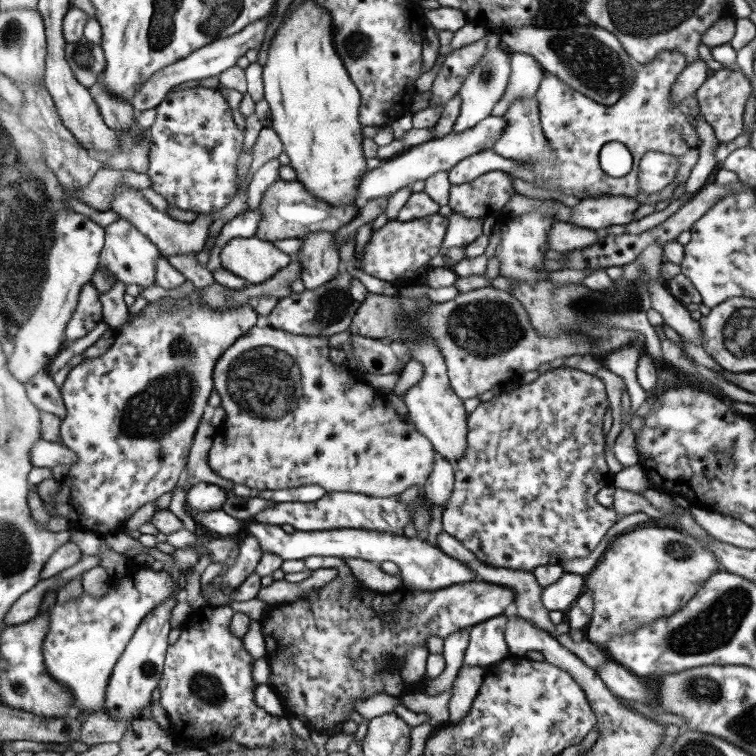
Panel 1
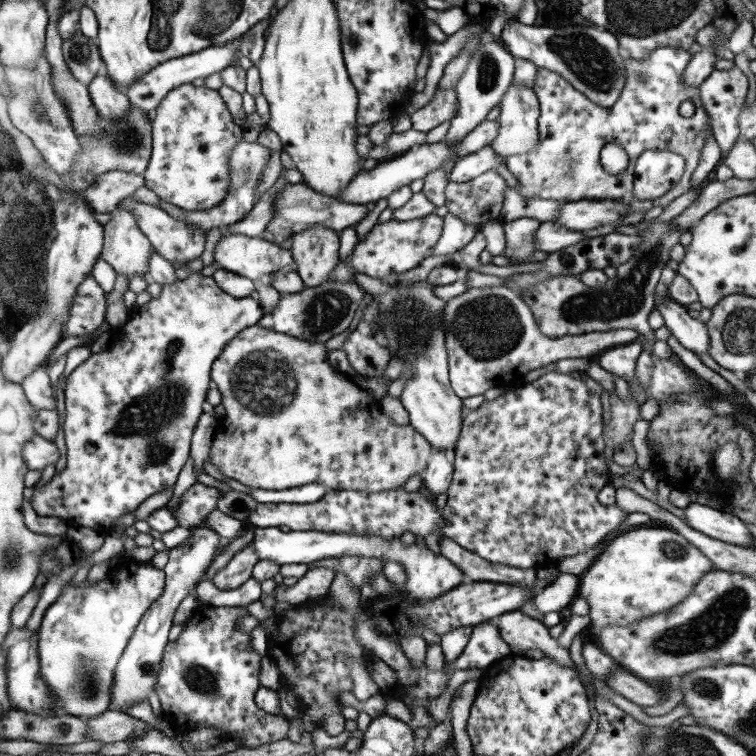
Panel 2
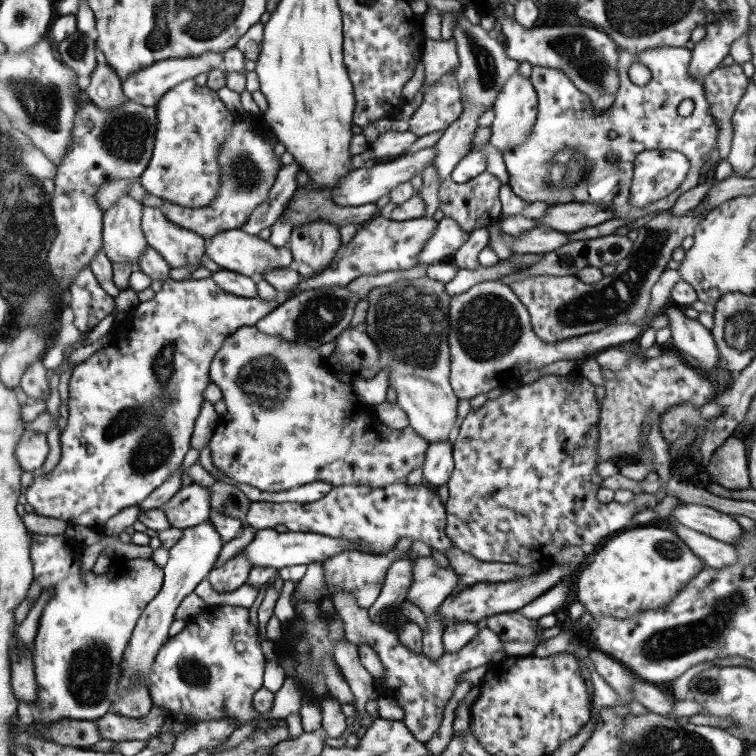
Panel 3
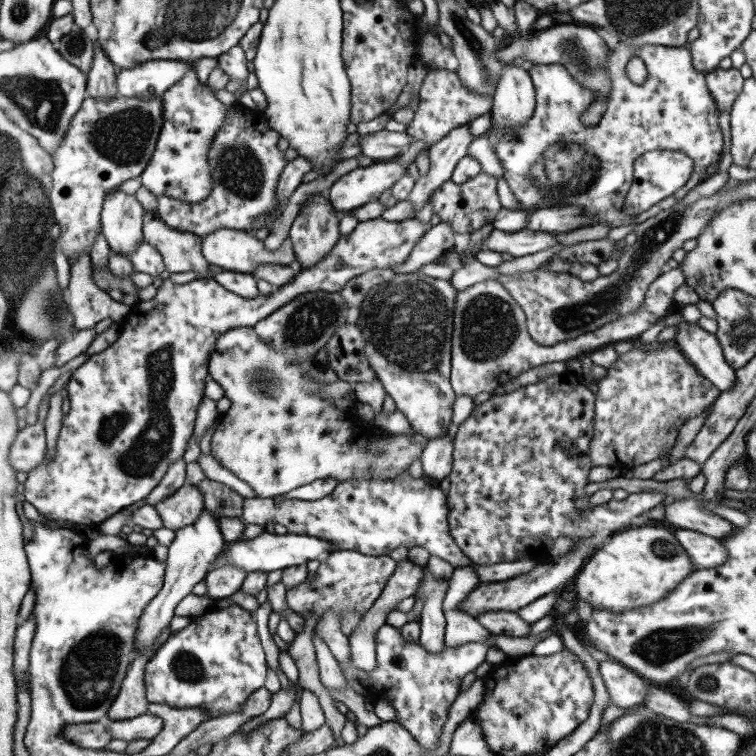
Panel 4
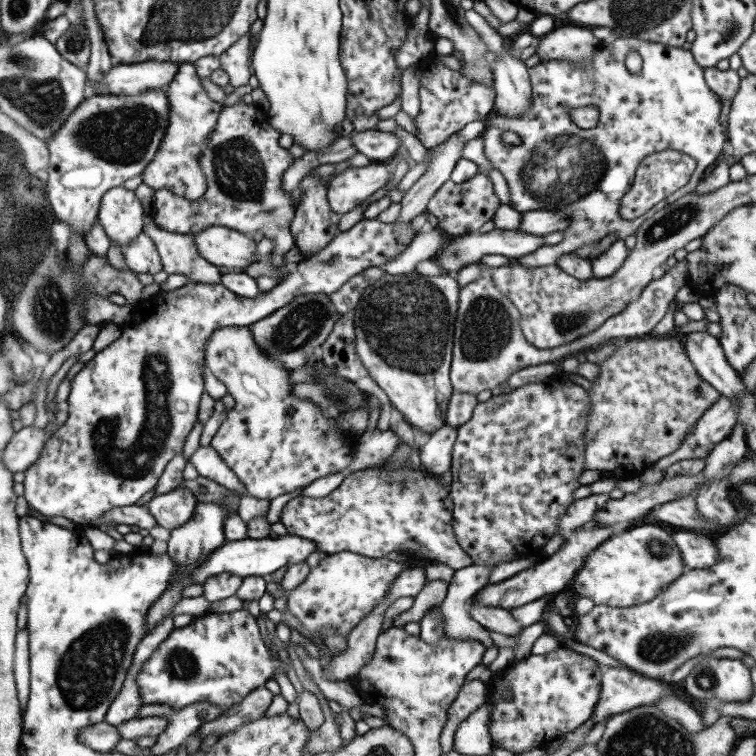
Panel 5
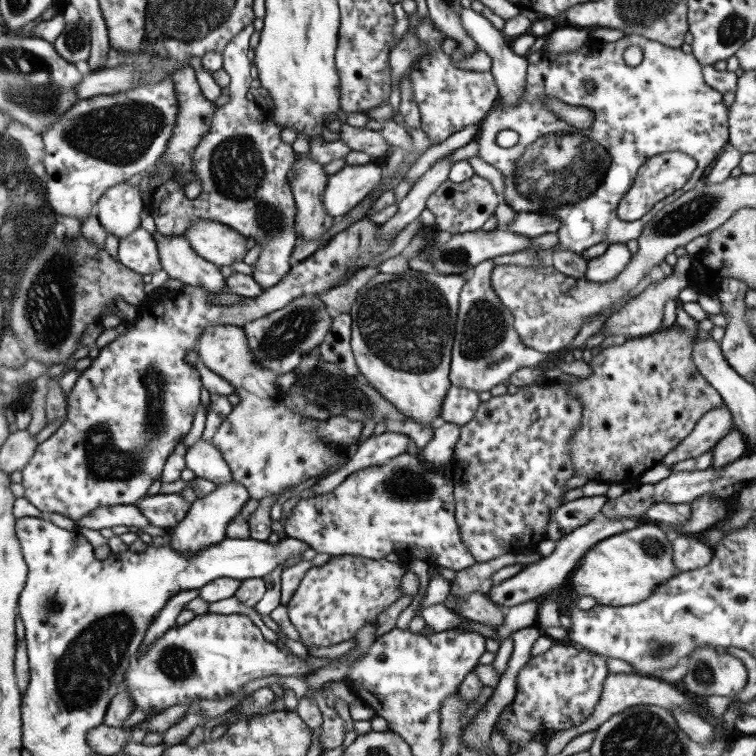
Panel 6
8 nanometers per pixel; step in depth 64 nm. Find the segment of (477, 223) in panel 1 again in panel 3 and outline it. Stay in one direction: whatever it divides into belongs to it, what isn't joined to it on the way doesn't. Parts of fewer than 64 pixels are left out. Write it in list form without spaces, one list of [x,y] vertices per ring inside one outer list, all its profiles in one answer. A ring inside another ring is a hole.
[[[444,216],[438,227],[434,231],[434,237],[430,237],[424,243],[422,251],[418,253],[418,263],[416,266],[422,264],[432,264],[450,259],[460,248],[460,245],[466,242],[470,236],[470,232],[462,230],[452,218]]]

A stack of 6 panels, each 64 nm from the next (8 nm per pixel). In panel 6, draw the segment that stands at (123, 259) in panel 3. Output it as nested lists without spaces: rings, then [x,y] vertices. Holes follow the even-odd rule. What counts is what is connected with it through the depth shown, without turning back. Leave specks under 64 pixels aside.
[[[128,181],[115,184],[102,193],[95,208],[97,218],[106,232],[126,238],[140,227],[140,214],[144,209],[140,188]]]

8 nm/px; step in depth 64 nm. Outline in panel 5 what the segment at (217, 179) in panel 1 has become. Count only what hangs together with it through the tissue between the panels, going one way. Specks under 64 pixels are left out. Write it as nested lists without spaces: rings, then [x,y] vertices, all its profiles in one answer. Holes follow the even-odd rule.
[[[192,63],[179,65],[178,73],[167,86],[166,95],[170,99],[168,128],[154,160],[146,166],[141,177],[144,183],[156,191],[170,189],[185,200],[196,201],[204,195],[208,186],[200,164],[202,143],[214,132],[218,115],[224,106],[208,96]]]

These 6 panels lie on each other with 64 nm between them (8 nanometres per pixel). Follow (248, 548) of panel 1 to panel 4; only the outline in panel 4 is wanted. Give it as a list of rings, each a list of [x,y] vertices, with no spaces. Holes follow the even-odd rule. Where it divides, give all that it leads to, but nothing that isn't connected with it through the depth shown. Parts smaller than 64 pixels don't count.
[[[234,566],[216,567],[210,570],[204,580],[208,588],[208,598],[213,603],[229,598],[241,590],[246,575],[242,568],[234,568]]]

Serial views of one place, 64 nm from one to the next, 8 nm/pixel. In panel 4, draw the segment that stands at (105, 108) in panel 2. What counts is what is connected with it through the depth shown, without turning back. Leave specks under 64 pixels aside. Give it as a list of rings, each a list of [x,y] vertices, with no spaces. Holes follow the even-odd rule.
[[[94,41],[92,65],[88,71],[86,90],[88,96],[96,99],[112,99],[116,97],[116,71],[117,68],[110,62],[102,45]]]

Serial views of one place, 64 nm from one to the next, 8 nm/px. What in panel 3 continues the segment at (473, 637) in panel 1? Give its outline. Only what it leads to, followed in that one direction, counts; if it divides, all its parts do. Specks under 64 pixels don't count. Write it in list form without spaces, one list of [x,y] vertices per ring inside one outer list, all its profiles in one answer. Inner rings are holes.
[[[338,592],[334,594],[332,601],[336,613],[343,620],[346,640],[357,646],[360,642],[366,642],[376,651],[384,668],[383,676],[375,681],[376,684],[379,688],[392,690],[393,700],[396,700],[404,710],[403,723],[416,739],[423,743],[428,742],[440,728],[444,708],[458,686],[459,677],[469,670],[491,664],[493,654],[504,651],[504,642],[494,630],[479,628],[478,636],[460,651],[445,652],[438,660],[430,659],[424,653],[413,652],[402,645],[398,639],[397,628],[388,621],[374,624],[370,620],[368,609],[360,608],[350,592]]]

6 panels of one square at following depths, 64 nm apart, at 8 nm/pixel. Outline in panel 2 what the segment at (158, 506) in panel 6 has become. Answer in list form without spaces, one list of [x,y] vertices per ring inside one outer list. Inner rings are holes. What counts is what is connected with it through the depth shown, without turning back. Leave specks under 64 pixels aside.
[[[196,482],[188,488],[180,498],[178,507],[172,509],[172,514],[180,527],[189,530],[190,527],[200,525],[204,518],[216,509],[220,490],[203,483]]]

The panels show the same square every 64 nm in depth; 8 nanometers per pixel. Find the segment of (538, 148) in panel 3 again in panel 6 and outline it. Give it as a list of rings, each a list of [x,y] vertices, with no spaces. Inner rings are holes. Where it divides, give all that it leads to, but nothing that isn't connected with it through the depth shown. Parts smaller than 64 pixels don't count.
[[[628,34],[628,36],[624,35],[620,37],[616,42],[604,42],[604,41],[593,41],[592,39],[589,42],[589,45],[586,45],[584,48],[580,48],[577,52],[570,52],[565,55],[555,55],[554,52],[545,52],[542,54],[542,58],[536,64],[529,64],[527,67],[527,75],[526,75],[526,83],[524,83],[524,93],[522,93],[522,99],[520,101],[516,101],[514,105],[508,105],[508,103],[504,103],[504,101],[500,101],[499,98],[496,100],[495,105],[492,107],[492,110],[484,117],[484,120],[479,123],[479,132],[476,136],[476,142],[478,142],[478,156],[482,158],[482,160],[486,161],[488,164],[491,164],[502,173],[504,178],[504,195],[503,202],[510,206],[510,208],[514,209],[515,212],[536,212],[540,214],[548,214],[550,216],[556,216],[560,220],[560,227],[558,227],[557,234],[559,240],[559,244],[550,249],[548,252],[544,253],[540,262],[543,264],[548,264],[550,260],[547,258],[550,253],[554,252],[554,249],[566,249],[572,252],[582,254],[584,250],[590,248],[590,246],[594,246],[594,244],[600,244],[600,242],[608,242],[608,244],[625,244],[628,240],[636,240],[638,236],[640,236],[640,232],[642,232],[642,228],[646,222],[650,222],[652,218],[656,215],[658,211],[662,209],[664,205],[674,202],[684,194],[684,192],[688,192],[688,190],[692,190],[696,183],[702,180],[702,176],[704,176],[704,172],[706,172],[706,168],[714,162],[718,158],[718,155],[722,151],[725,150],[726,144],[729,143],[729,124],[728,124],[728,106],[724,104],[724,100],[722,99],[722,93],[718,92],[718,90],[708,86],[705,83],[702,67],[698,63],[698,60],[693,56],[693,54],[684,54],[681,49],[674,49],[666,47],[664,44],[660,44],[655,42],[654,40],[648,40],[645,36],[640,36],[637,34]],[[630,46],[638,46],[642,48],[643,60],[639,66],[628,66],[625,64],[623,55],[624,52]],[[586,79],[590,79],[592,83],[594,83],[594,90],[592,92],[588,92],[588,88],[586,88]],[[545,97],[549,98],[558,98],[558,100],[562,100],[566,104],[570,104],[570,106],[585,106],[589,108],[592,112],[594,112],[594,121],[592,121],[592,125],[585,129],[578,129],[571,124],[568,124],[565,120],[558,118],[555,114],[548,108],[543,105]],[[501,130],[514,130],[514,132],[518,132],[519,140],[518,142],[510,147],[503,148],[498,145],[496,142],[496,136],[498,132]],[[670,151],[680,151],[693,156],[696,159],[697,167],[692,172],[692,176],[690,176],[690,180],[684,184],[682,189],[675,190],[675,192],[666,197],[664,200],[654,204],[652,210],[647,212],[642,218],[634,221],[625,221],[622,220],[617,215],[617,210],[619,203],[622,201],[622,198],[628,193],[630,190],[632,183],[634,182],[637,170],[652,158],[652,156],[656,156],[658,154],[662,154],[662,152],[670,152]]]

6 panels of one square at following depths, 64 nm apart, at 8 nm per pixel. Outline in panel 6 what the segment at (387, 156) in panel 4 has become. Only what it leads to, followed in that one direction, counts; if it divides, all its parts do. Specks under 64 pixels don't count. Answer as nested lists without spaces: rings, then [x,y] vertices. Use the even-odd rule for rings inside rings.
[[[348,123],[340,124],[340,130],[335,134],[335,137],[342,140],[344,144],[348,144],[351,150],[366,152],[374,159],[380,158],[394,149],[384,140],[380,132],[366,127],[353,127]]]

